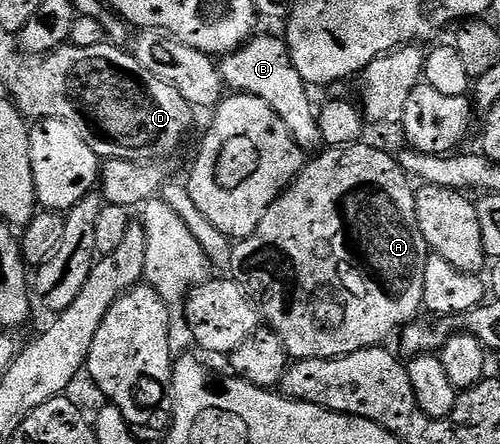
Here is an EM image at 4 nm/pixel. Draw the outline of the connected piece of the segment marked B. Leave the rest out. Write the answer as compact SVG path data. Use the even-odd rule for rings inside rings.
M260 35L251 38L250 42L221 60L222 82L231 92L255 95L260 102L266 103L276 113L276 117L284 121L288 133L298 142L303 152L317 152L323 146L323 141L316 103L310 100L306 92L309 91L308 84L300 77L300 73L296 73L285 42L281 38Z

